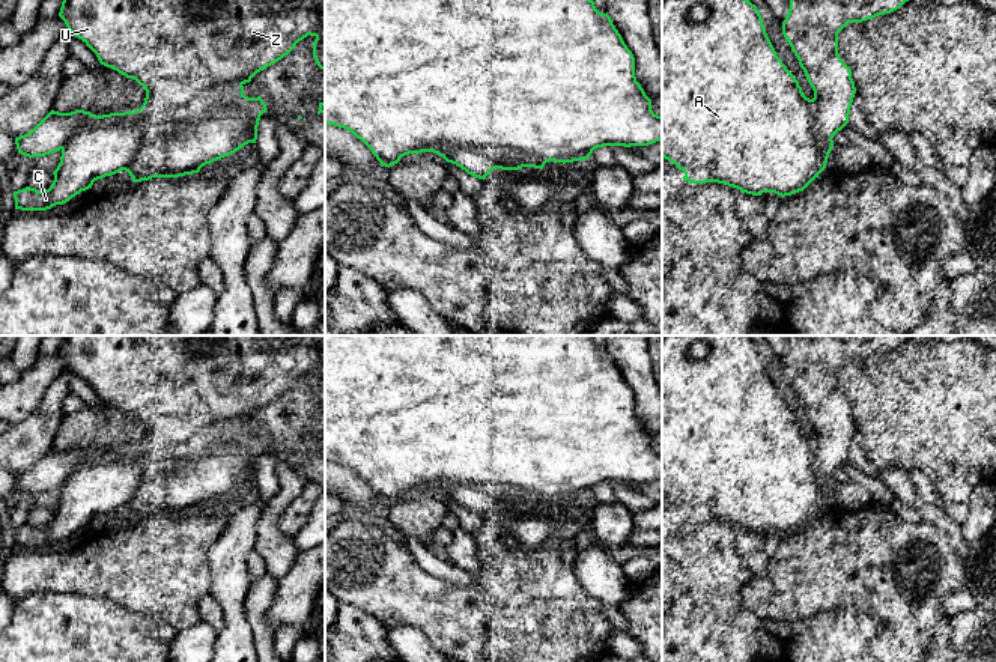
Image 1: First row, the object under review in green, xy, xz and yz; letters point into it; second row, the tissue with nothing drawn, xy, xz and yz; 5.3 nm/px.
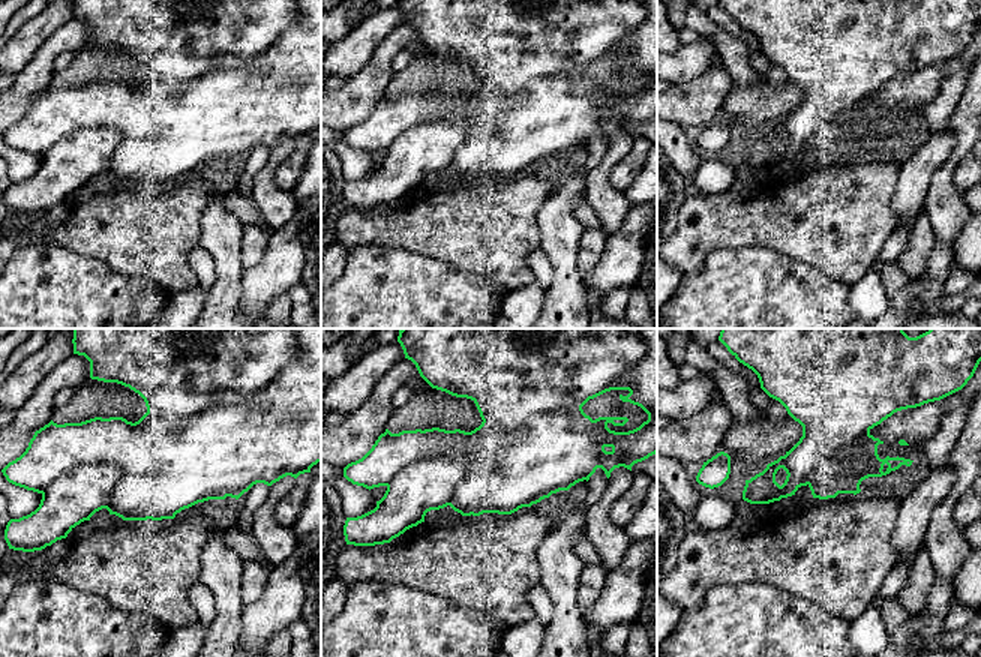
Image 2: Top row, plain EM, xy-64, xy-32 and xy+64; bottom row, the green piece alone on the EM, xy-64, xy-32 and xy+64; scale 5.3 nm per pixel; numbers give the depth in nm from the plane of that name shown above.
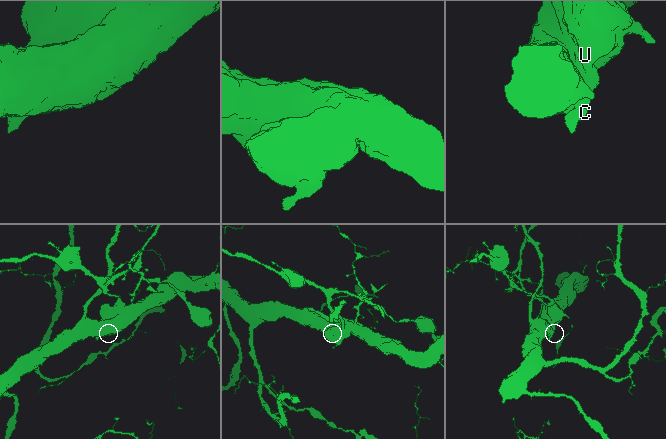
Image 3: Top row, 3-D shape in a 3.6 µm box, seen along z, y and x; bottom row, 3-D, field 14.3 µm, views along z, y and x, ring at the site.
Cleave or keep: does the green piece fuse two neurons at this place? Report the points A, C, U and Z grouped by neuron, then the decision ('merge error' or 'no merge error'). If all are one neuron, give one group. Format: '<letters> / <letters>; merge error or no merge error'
A / C U Z; merge error

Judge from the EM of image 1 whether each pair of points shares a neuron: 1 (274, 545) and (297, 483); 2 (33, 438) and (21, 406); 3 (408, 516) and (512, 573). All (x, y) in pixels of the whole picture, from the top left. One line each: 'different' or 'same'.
1: same
2: different
3: different

